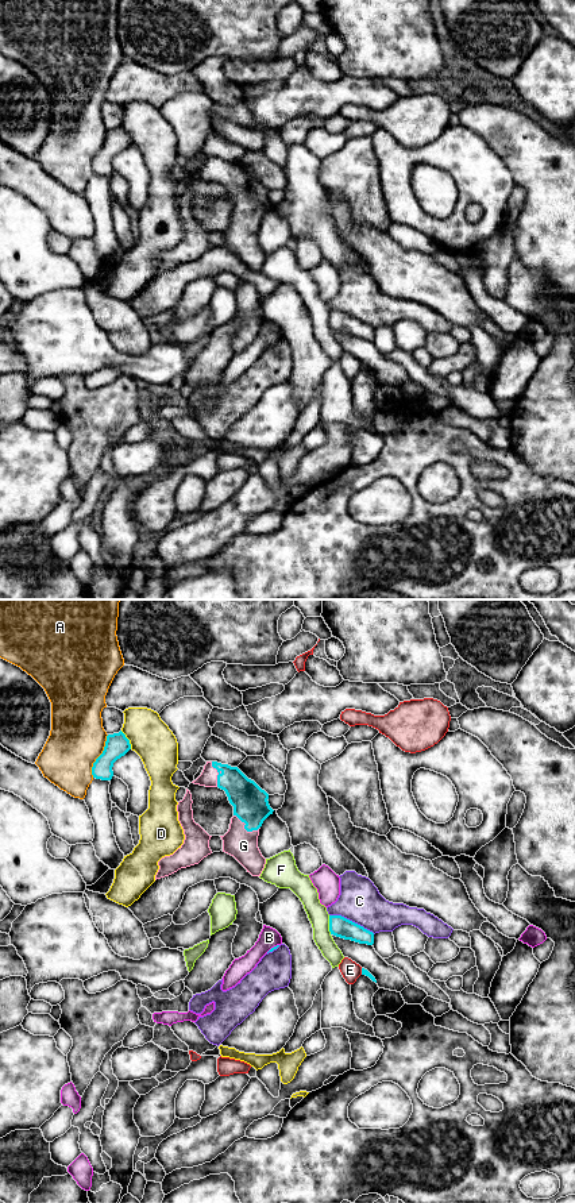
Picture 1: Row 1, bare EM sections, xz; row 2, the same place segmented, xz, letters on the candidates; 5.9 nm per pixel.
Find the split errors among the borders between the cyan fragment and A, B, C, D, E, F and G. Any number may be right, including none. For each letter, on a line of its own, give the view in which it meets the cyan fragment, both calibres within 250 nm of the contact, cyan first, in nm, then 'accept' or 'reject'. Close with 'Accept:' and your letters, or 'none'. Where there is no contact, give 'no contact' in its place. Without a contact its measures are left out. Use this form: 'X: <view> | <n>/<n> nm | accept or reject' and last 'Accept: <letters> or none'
A: xz | 140/320 nm | reject
B: xz | 20/120 nm | reject
C: xz | 120/260 nm | reject
D: xz | 140/240 nm | reject
E: xz | 40/110 nm | reject
F: xz | 120/120 nm | reject
G: xz | 220/180 nm | accept
Accept: G

